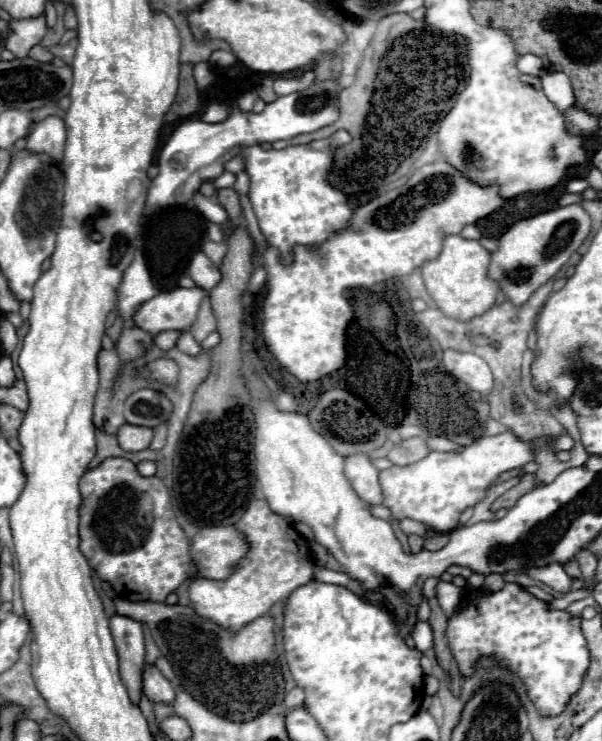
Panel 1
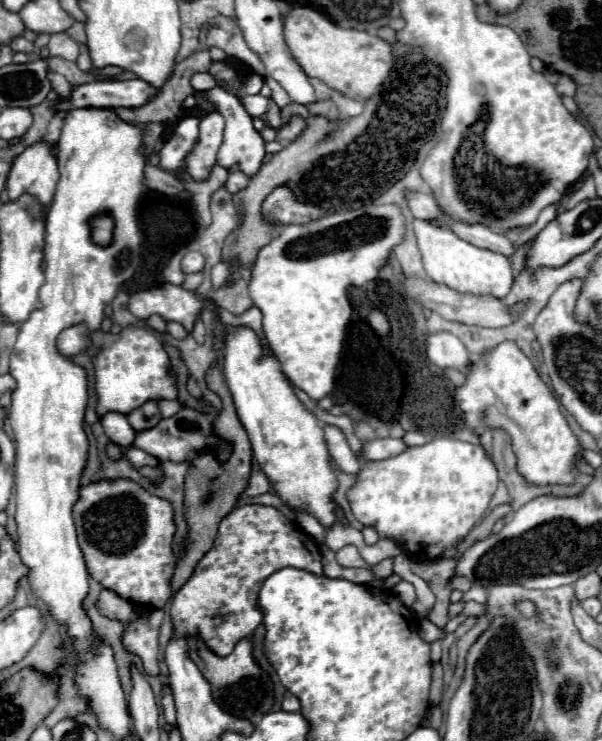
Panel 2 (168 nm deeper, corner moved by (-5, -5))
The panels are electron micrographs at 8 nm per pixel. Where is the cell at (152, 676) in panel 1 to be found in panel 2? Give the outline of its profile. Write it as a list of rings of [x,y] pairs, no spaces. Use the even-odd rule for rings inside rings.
[[[154,609],[148,619],[132,621],[126,625],[124,647],[144,661],[144,671],[148,675],[160,675],[158,669],[158,631],[164,619],[162,609]]]

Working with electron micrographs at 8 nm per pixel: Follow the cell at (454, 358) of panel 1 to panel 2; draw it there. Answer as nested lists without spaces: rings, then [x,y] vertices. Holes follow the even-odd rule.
[[[452,333],[428,335],[426,353],[428,359],[440,369],[458,369],[460,373],[466,375],[472,367],[472,355],[462,345],[462,341]]]

